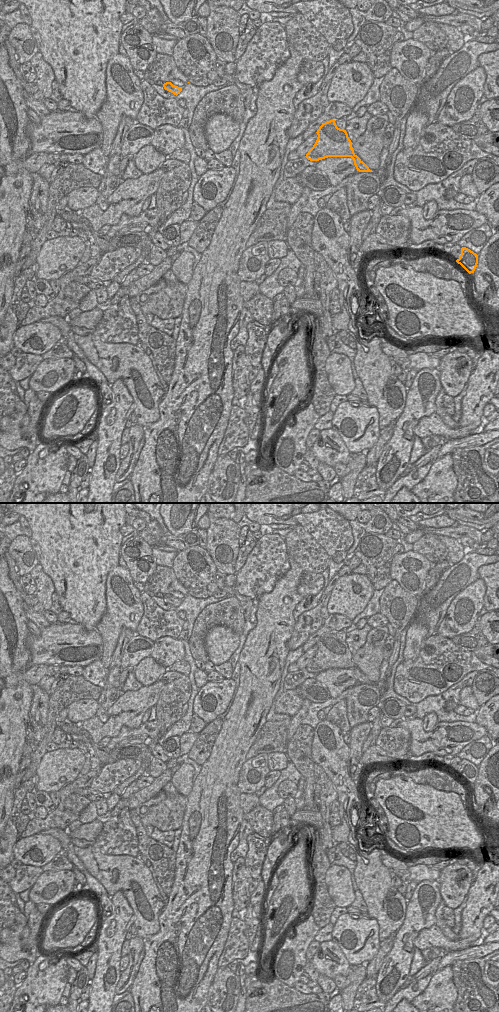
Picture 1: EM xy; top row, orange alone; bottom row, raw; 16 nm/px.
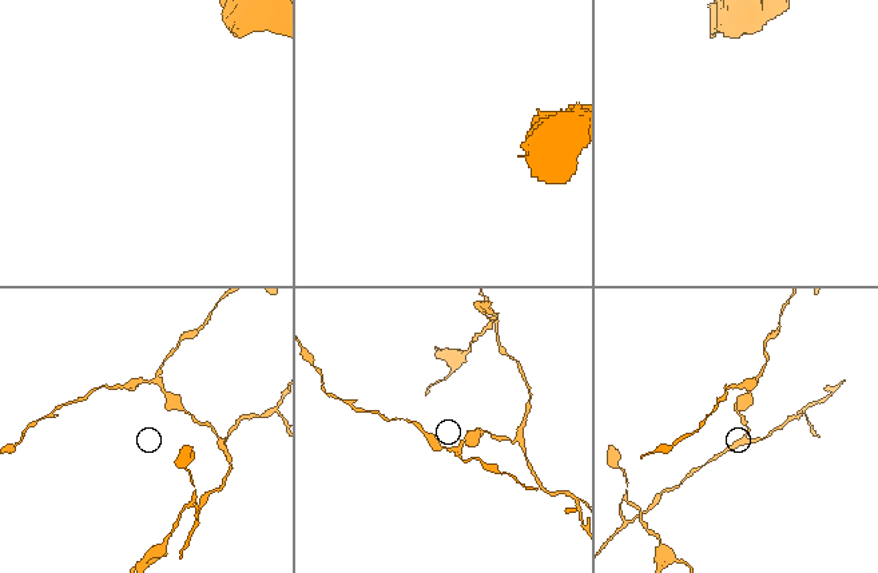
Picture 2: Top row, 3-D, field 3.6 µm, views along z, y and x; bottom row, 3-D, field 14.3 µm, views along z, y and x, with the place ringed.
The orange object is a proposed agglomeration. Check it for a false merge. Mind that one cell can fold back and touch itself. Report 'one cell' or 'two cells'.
two cells

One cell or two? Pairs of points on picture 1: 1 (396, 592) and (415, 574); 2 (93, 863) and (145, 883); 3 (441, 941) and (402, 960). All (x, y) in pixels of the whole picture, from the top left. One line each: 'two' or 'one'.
1: two
2: one
3: two

